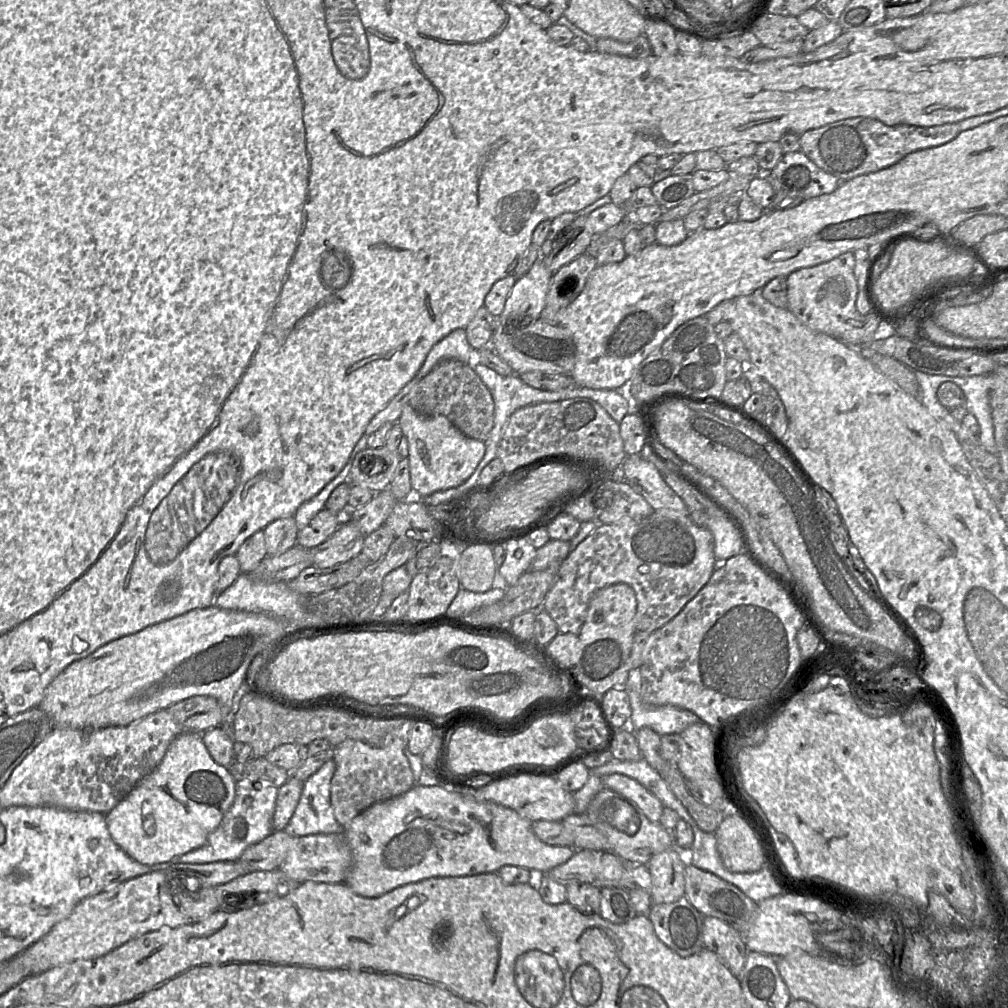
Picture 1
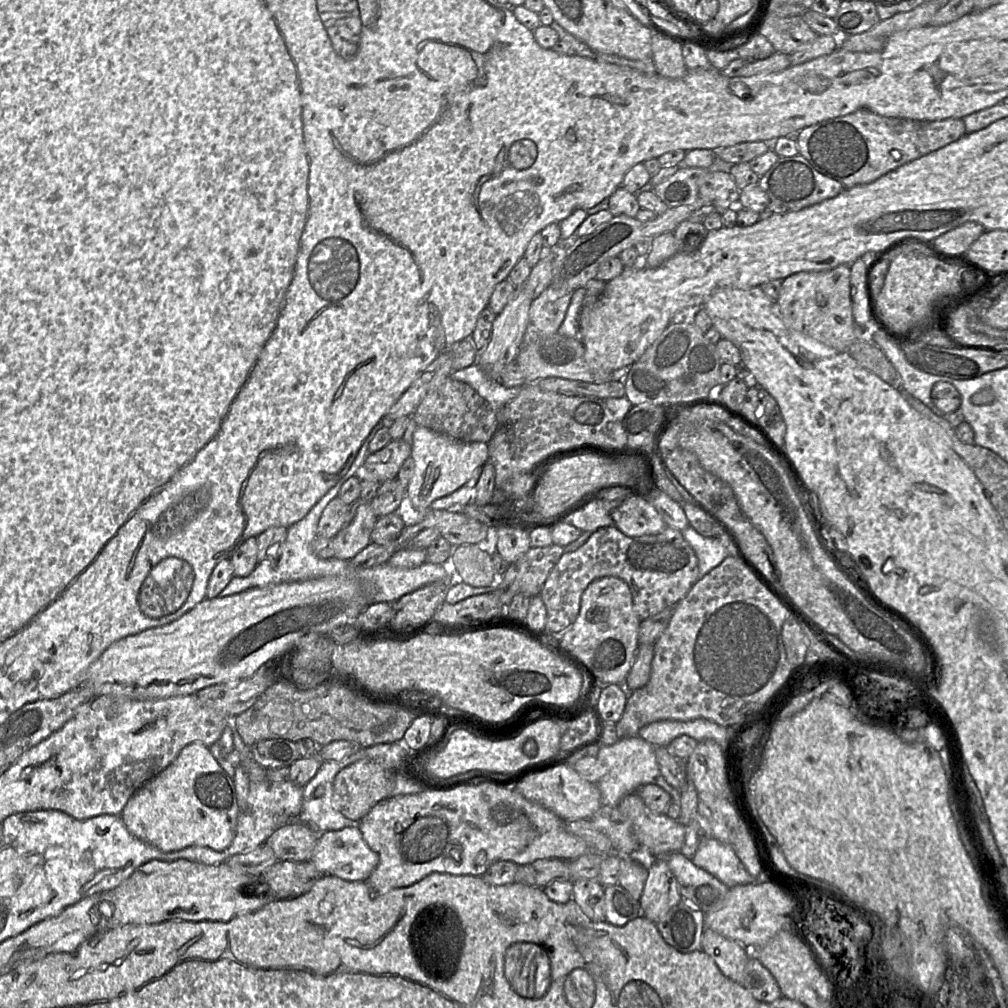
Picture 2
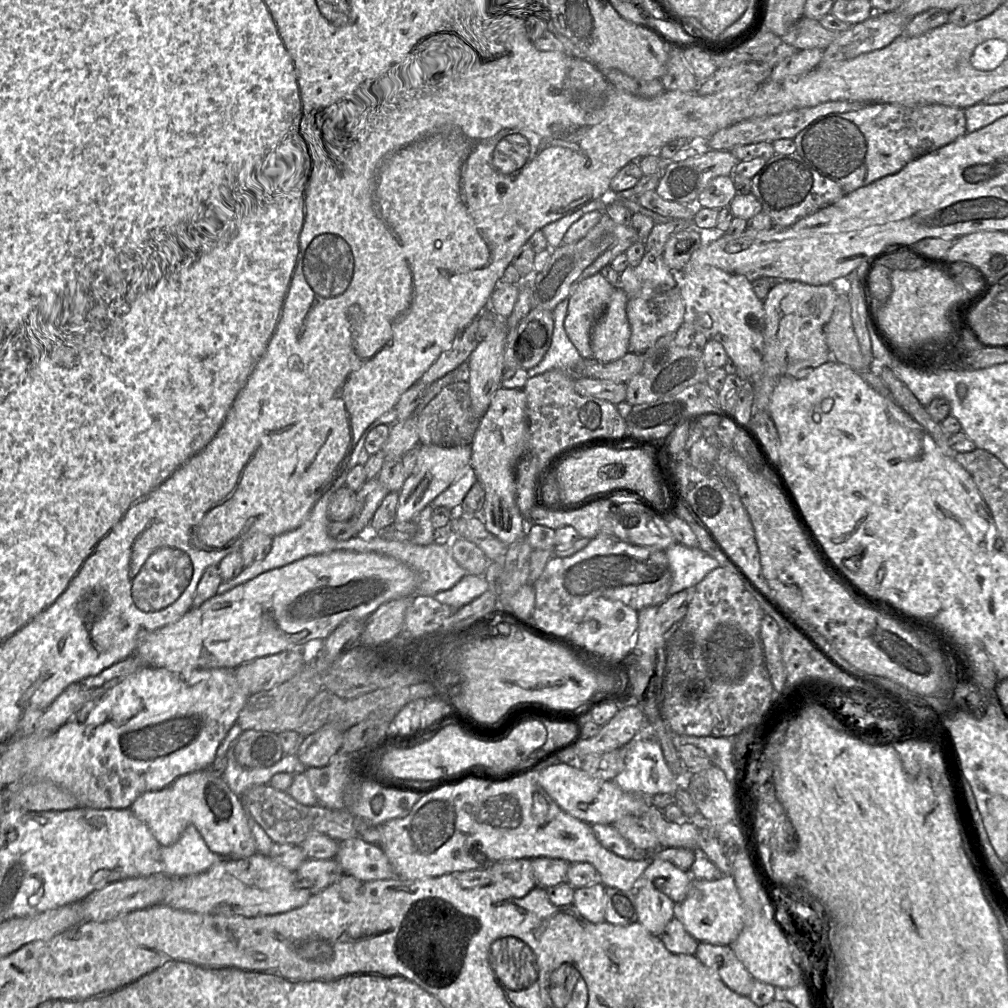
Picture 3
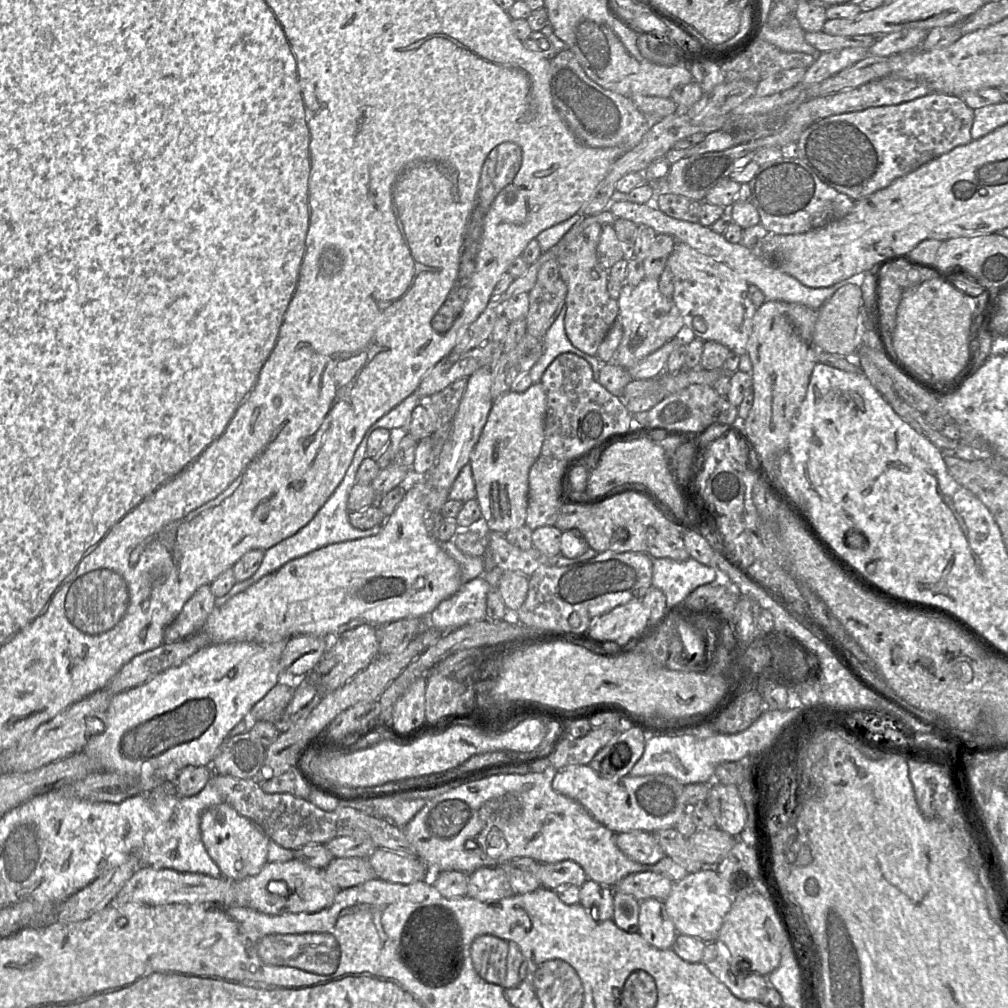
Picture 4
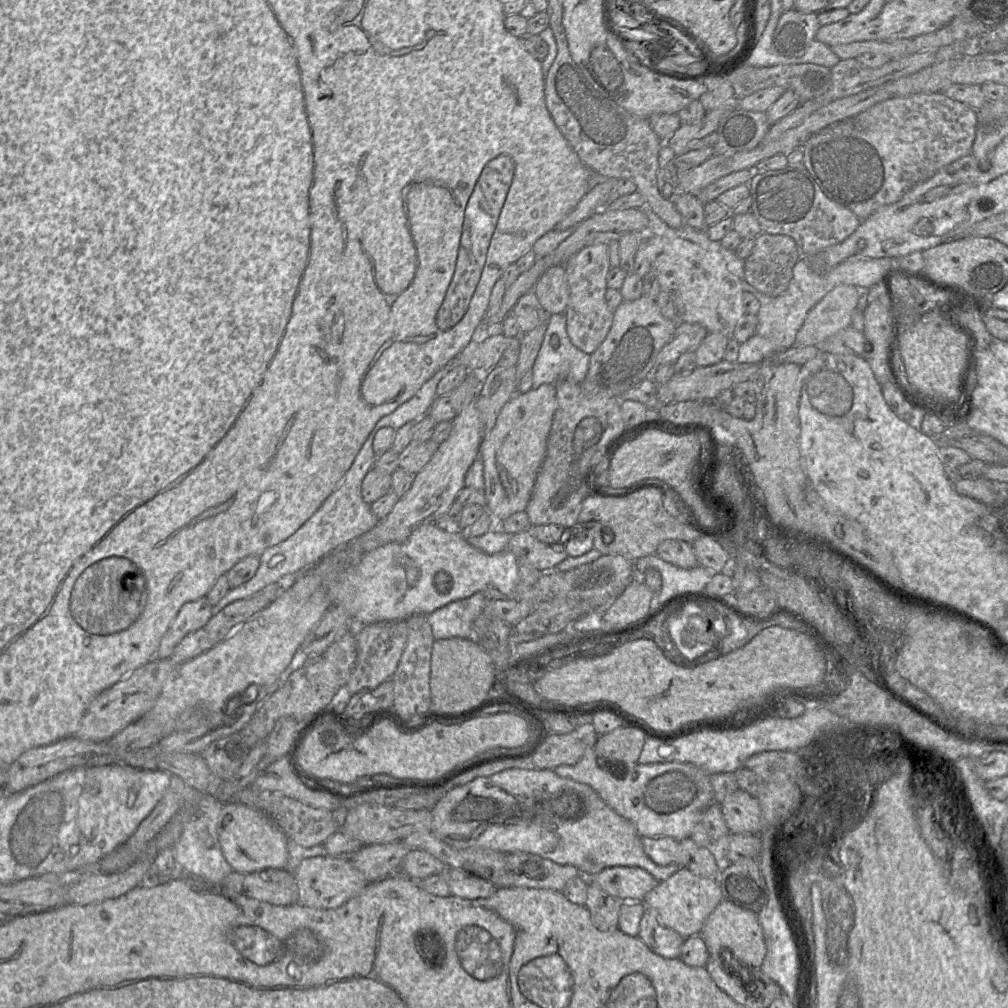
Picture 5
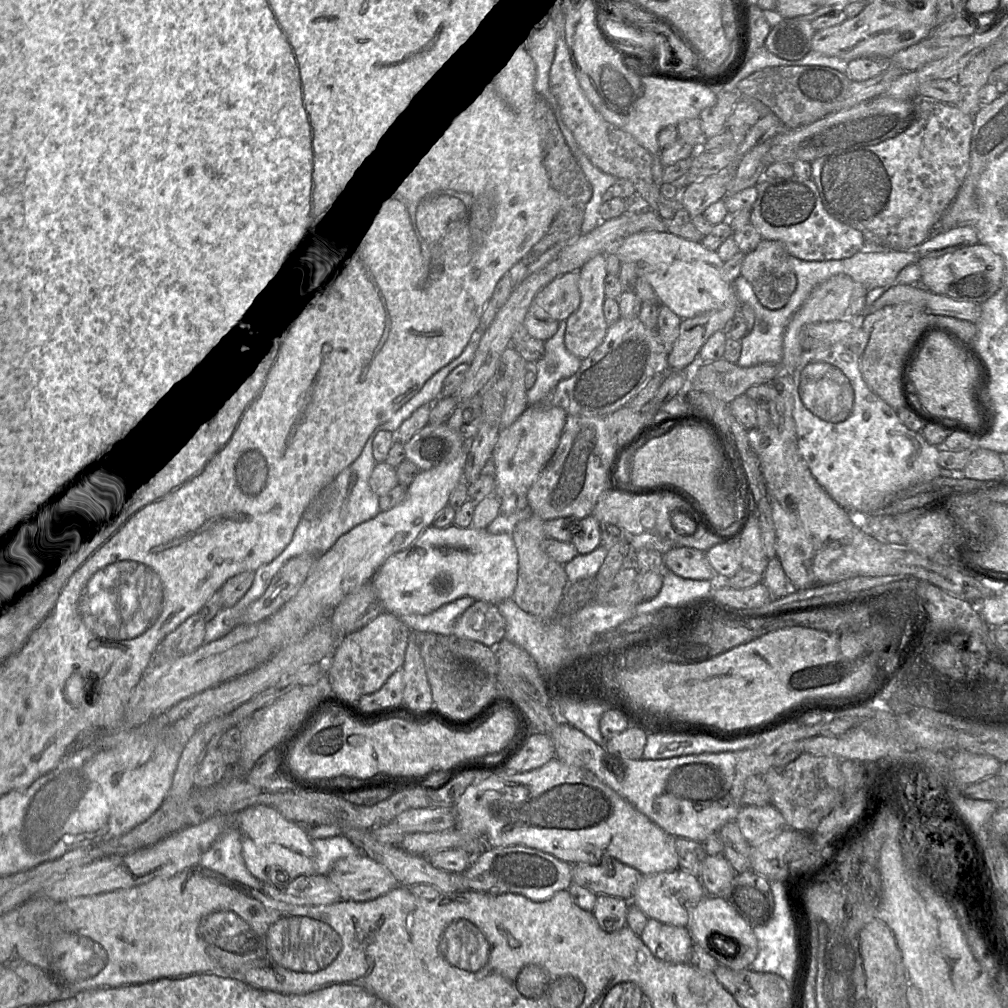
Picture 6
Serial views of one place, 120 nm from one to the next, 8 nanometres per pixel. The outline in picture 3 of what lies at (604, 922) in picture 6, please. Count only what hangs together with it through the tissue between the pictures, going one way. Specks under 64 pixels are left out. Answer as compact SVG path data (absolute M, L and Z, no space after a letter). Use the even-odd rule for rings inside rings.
M599 883L574 890L573 906L591 923L605 921L605 889Z

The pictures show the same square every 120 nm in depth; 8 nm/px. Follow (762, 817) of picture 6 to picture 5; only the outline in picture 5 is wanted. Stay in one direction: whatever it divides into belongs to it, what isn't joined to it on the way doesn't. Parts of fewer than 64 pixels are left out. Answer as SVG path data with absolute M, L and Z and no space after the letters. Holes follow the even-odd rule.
M737 789L729 794L720 807L731 833L762 834L762 813L758 800Z

